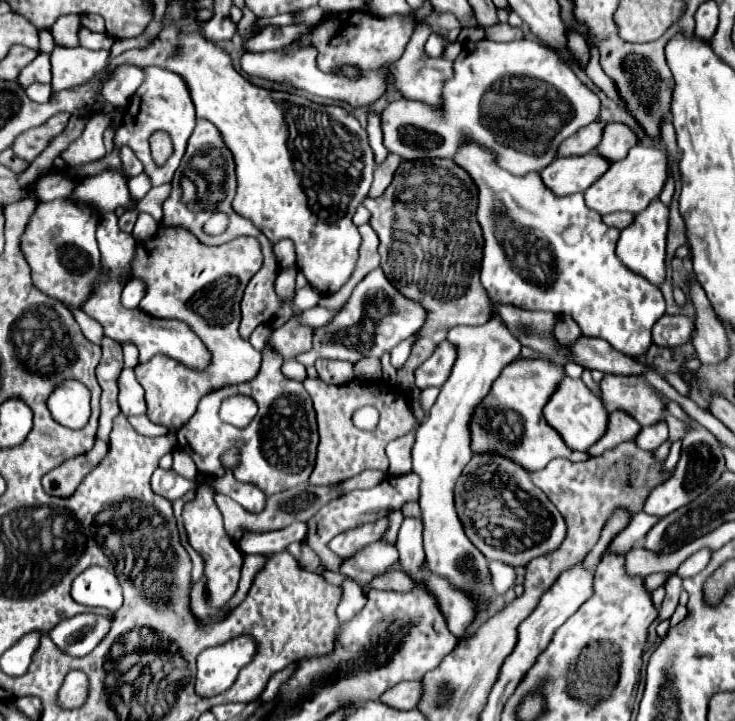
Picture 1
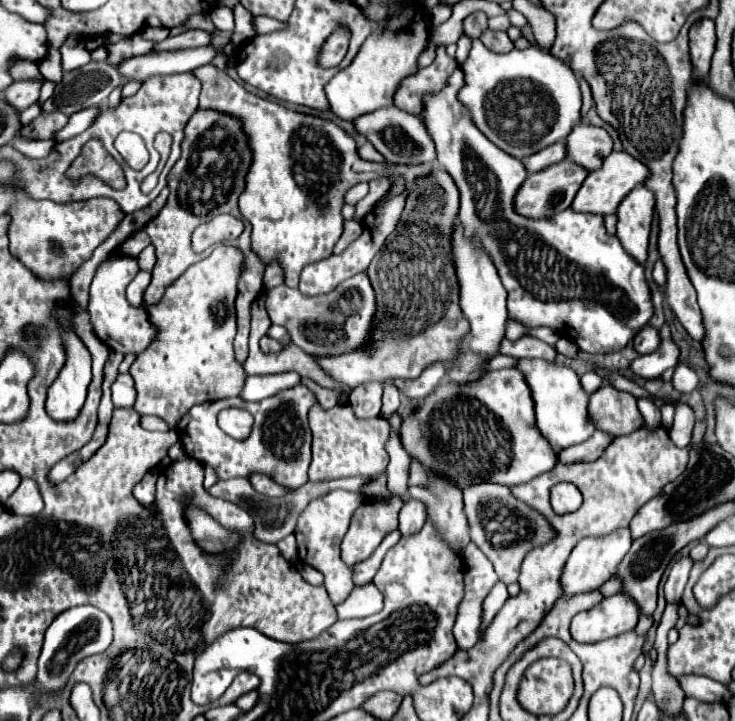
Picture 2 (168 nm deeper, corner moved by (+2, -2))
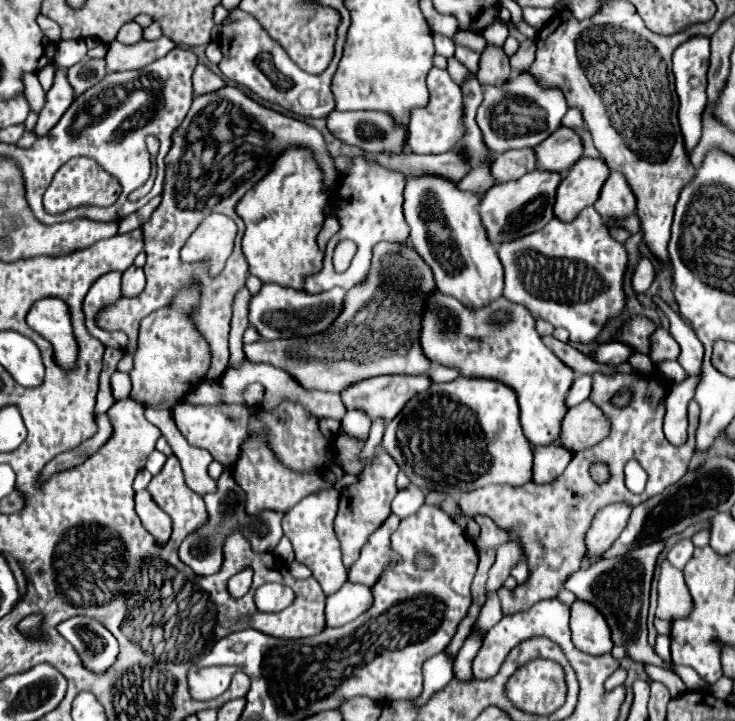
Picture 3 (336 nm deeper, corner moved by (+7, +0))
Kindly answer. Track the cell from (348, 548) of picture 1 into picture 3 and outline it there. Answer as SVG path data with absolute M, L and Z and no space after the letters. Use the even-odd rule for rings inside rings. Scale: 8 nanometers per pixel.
M378 452L378 456L360 474L360 482L348 486L340 494L340 508L334 520L334 530L342 546L342 560L346 568L350 568L358 560L360 550L366 544L366 538L370 538L370 534L378 530L378 526L390 516L390 502L398 494L396 488L398 470L400 470L398 464L394 464L394 458L388 452Z

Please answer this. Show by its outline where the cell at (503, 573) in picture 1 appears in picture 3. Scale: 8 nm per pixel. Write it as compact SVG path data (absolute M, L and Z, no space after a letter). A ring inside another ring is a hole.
M446 650L440 652L438 656L432 656L430 660L426 660L426 664L422 668L422 672L424 672L424 692L418 700L414 700L414 704L426 704L428 698L436 690L440 690L448 684L448 680L454 674L452 664L454 664L454 656L448 654Z

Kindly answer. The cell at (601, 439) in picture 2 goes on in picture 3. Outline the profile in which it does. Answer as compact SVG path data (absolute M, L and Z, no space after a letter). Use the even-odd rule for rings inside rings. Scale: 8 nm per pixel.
M548 444L548 446L534 446L534 482L546 484L554 482L570 464L574 458L574 452L566 452L560 444Z

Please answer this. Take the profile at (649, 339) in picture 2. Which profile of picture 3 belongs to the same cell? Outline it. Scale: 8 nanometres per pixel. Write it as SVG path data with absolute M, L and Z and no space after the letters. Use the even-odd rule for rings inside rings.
M608 342L598 346L598 350L594 352L594 360L602 364L624 364L632 354L636 354L632 346L626 346L624 342Z

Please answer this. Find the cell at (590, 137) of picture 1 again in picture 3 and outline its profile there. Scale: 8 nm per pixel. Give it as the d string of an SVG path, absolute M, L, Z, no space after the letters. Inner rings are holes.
M522 148L522 150L508 150L494 156L492 162L492 174L496 182L510 182L518 180L520 176L532 172L536 168L536 152L534 148Z

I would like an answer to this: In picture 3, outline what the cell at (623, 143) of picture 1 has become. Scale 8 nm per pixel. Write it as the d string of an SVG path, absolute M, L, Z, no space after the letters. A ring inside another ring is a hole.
M560 126L550 138L536 146L538 168L558 174L570 170L582 156L584 156L582 138L572 128L566 126Z

